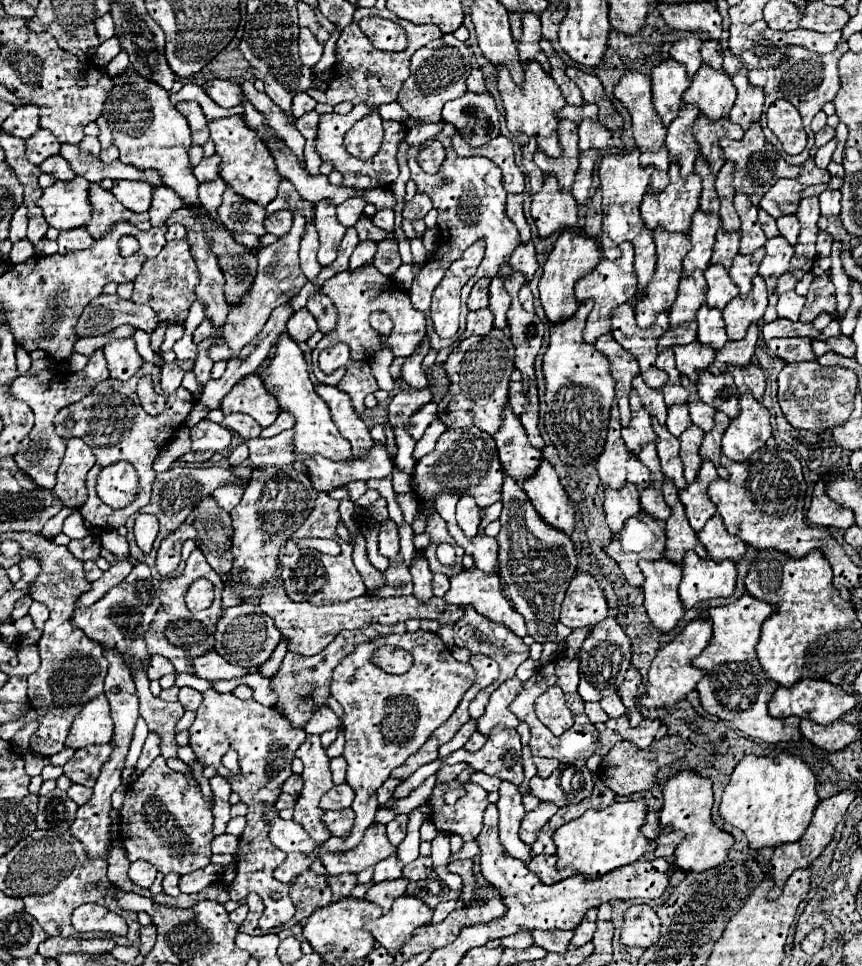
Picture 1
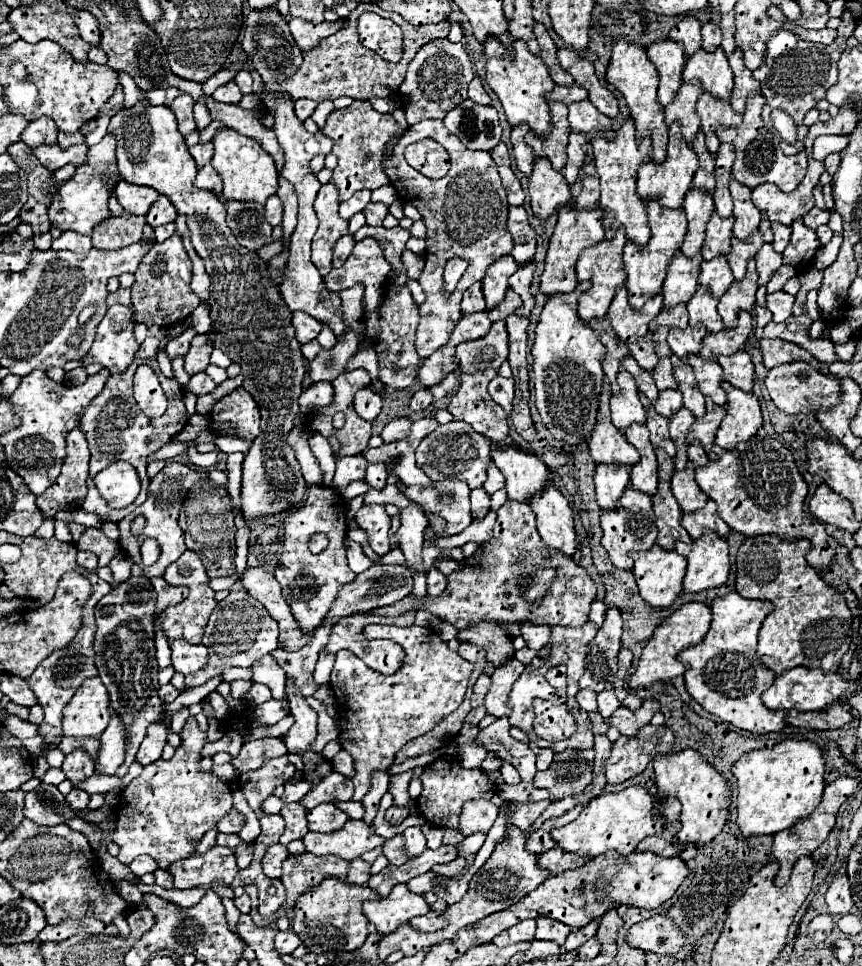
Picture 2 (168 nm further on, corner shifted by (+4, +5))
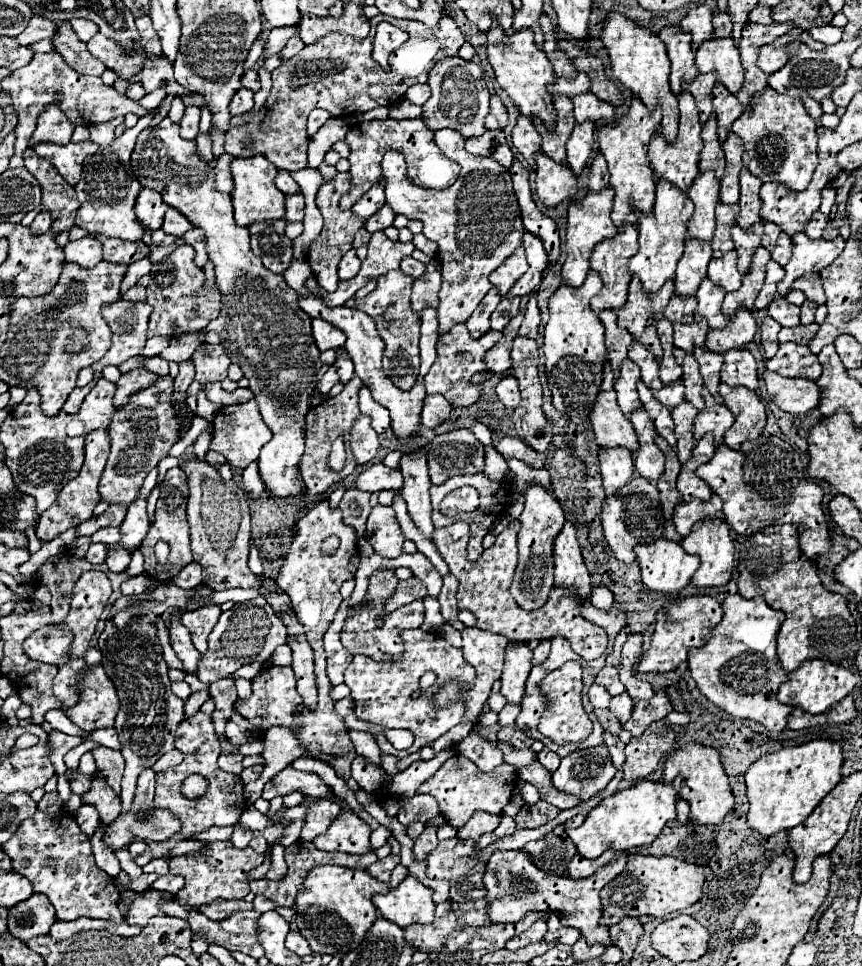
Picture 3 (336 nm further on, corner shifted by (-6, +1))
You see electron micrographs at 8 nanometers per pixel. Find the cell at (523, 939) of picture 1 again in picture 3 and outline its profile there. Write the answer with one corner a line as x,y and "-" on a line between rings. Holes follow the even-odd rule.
536,920
526,932
522,932
522,934
514,936
512,940
508,940
508,942
506,942
506,948
508,948
508,950
524,948
524,946
528,946
528,944
532,944
532,942
540,942
540,940
544,938
544,934
546,934
546,920

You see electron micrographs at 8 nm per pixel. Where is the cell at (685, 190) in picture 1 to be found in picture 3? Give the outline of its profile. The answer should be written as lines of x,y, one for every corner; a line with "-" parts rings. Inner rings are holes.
682,92
678,96
680,102
680,130
674,142
666,142
666,138
656,132
648,144
648,156
652,162
652,170
656,176
662,176
670,180
674,186
678,186
682,192
686,192
696,178
698,170
698,154
702,150
702,138
700,138
700,120
698,120
698,108
694,104
694,96
690,92

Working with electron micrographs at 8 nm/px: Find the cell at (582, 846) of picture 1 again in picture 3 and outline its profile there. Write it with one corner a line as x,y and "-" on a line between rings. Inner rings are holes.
640,780
634,786
604,798
596,808
590,810
580,828
566,832
584,858
598,858
608,848
624,852
634,846
648,846
650,842
654,842
654,838
658,838
670,818
676,818
674,786
666,782

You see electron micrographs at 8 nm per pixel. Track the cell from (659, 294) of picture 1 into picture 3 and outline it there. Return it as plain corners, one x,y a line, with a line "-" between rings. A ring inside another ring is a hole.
666,178
656,180
656,202
654,202
652,214
638,214
640,248
630,258
630,272
640,276
644,292
654,294
662,288
662,284
666,280
674,278
676,264
684,254
684,242
686,242
684,238
688,234
686,222
690,220
692,212
694,212
694,204
690,202
690,198
686,194
682,194
682,190
678,190
676,186
670,186
670,182
666,182

